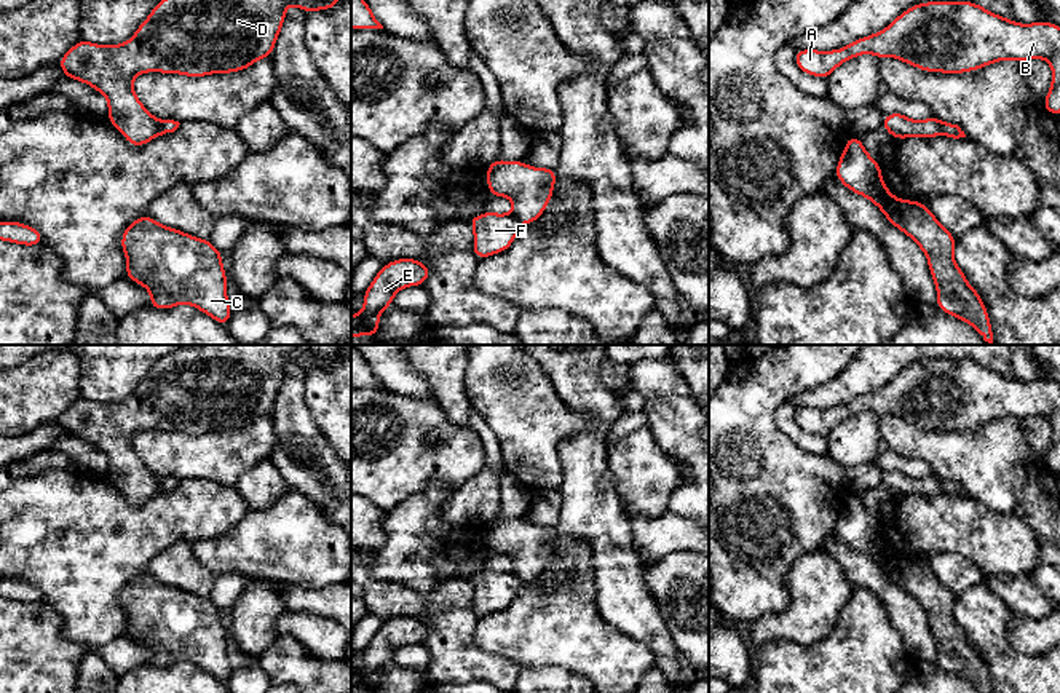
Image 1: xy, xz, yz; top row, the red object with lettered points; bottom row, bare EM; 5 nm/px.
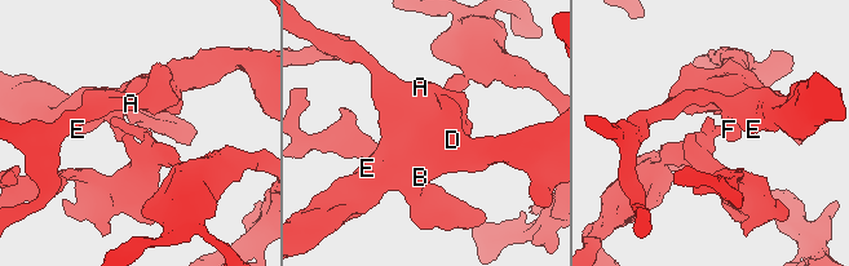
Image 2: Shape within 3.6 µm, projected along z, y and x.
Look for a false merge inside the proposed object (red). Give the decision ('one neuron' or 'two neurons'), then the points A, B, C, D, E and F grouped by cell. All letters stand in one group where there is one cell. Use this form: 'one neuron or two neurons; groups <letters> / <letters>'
two neurons; groups A B D E F / C

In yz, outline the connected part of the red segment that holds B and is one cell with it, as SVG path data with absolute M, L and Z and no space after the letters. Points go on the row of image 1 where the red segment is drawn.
M972 2L918 3L897 16L886 29L854 40L833 51L797 50L795 62L803 73L825 78L843 62L870 53L878 59L896 57L924 72L963 73L999 61L1046 59L1052 67L1052 85L1042 102L1044 110L1060 115L1060 27L1039 21L1020 24Z

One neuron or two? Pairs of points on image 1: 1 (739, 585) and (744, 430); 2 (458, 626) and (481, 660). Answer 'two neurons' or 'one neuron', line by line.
1: one neuron
2: one neuron

